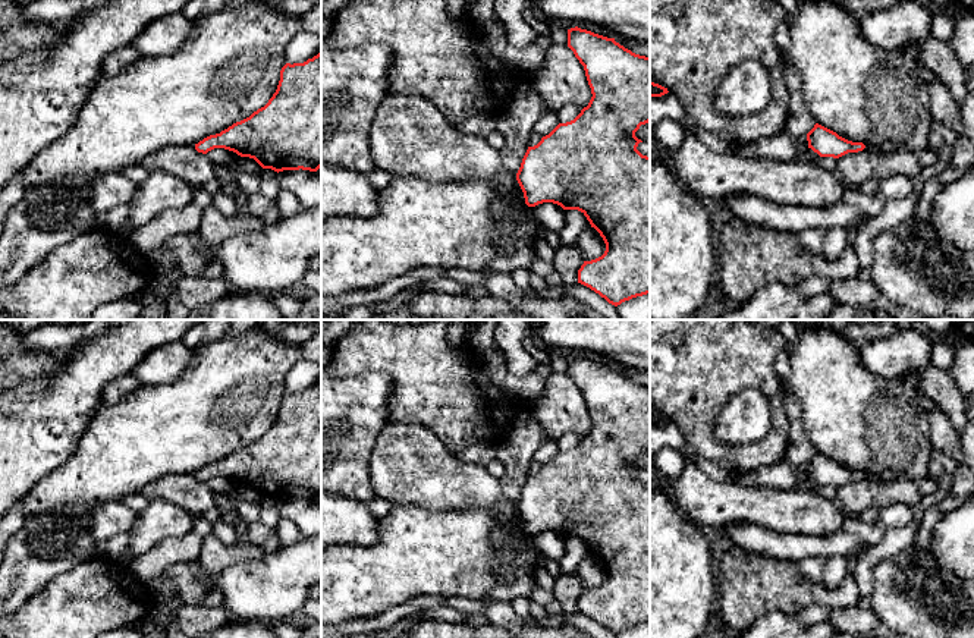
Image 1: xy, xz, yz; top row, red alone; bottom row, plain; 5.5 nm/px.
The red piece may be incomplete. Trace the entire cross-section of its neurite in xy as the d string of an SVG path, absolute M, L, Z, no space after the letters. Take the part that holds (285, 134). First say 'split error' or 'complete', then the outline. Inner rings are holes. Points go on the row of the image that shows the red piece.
complete; M321 51L304 63L286 63L277 89L264 107L195 144L202 154L214 148L254 158L263 169L277 173L299 169L317 172L321 167Z

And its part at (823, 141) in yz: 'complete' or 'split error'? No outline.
complete

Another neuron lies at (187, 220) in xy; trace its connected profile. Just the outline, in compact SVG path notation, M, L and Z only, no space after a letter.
M192 202L183 208L166 210L133 232L128 242L135 251L148 255L176 235L197 233L201 226L202 211L201 207Z

